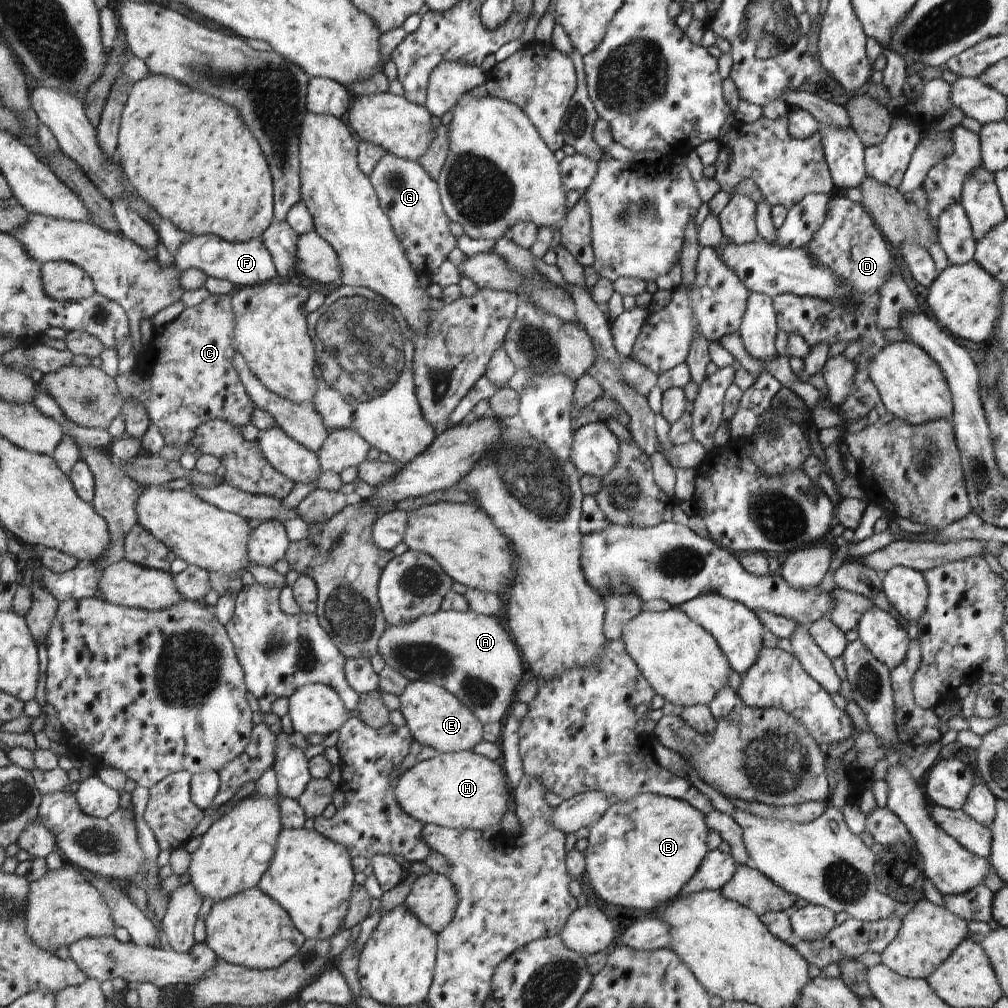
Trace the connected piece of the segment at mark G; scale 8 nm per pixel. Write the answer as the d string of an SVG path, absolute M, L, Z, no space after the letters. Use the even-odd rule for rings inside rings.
M386 153L374 166L369 178L380 198L381 208L390 218L394 233L410 258L410 264L418 270L418 276L422 276L422 288L426 288L432 284L431 273L436 272L438 266L446 260L446 254L456 248L456 238L448 230L450 220L441 204L437 182L417 161L402 159L391 153Z

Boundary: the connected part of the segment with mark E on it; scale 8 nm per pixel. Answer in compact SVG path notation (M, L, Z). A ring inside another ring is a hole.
M422 680L410 681L409 687L399 696L399 712L404 716L407 728L414 740L434 748L438 753L472 751L483 741L483 724L477 720L470 709L462 705L456 696L444 688Z

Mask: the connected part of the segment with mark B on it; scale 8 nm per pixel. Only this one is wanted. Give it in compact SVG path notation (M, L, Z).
M644 793L628 802L617 802L589 830L588 846L583 852L585 875L602 900L625 909L652 912L660 904L678 897L709 855L709 826L705 815L688 801L674 797Z

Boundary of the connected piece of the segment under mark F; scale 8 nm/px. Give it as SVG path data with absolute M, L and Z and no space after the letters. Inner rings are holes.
M192 235L175 255L174 264L186 272L192 268L202 270L209 277L230 280L236 288L253 286L261 282L268 282L277 277L276 262L263 240L254 238L244 243L232 243L215 235Z

